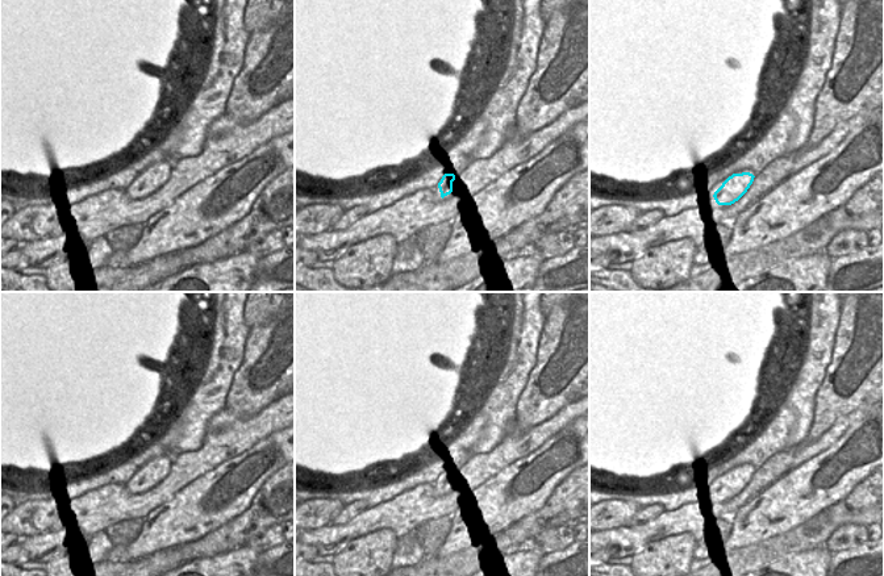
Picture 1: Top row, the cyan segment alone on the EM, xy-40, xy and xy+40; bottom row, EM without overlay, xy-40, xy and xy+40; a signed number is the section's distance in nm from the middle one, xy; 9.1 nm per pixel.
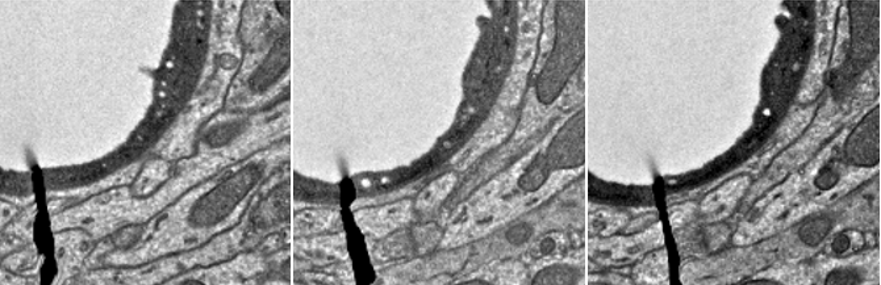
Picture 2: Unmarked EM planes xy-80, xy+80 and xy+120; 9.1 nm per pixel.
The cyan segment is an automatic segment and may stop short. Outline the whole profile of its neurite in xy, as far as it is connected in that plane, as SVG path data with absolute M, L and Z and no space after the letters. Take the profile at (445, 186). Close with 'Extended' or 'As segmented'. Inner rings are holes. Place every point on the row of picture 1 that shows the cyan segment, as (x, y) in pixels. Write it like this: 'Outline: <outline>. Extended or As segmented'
Outline: M447 167L438 176L438 184L430 189L421 189L413 195L417 200L439 201L450 195L454 187L464 176L463 167Z. Extended.

